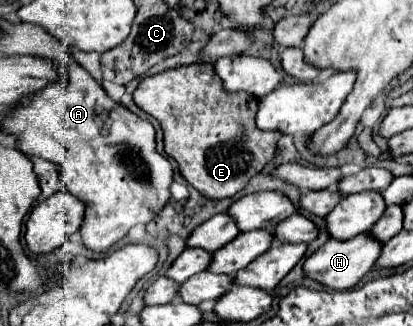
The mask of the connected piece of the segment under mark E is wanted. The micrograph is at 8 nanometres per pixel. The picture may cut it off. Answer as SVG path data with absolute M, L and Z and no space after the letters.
M193 63L177 69L163 71L153 77L145 77L133 93L133 101L147 115L155 117L163 129L165 153L179 163L179 171L185 181L195 187L203 197L219 201L225 197L233 197L241 189L247 187L249 179L257 175L275 155L277 141L281 133L261 131L255 125L255 97L247 93L225 93L221 81L213 73L213 65Z

